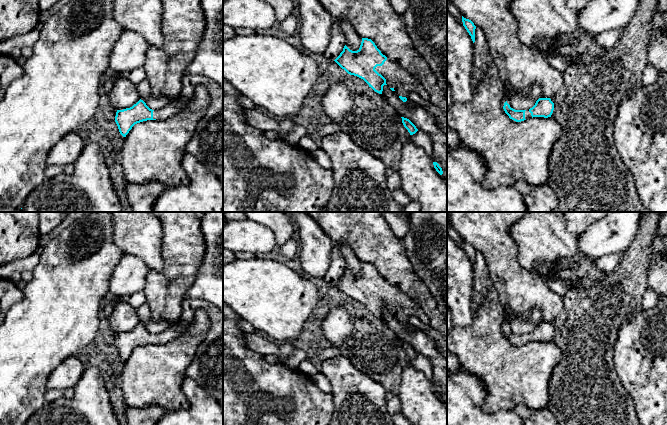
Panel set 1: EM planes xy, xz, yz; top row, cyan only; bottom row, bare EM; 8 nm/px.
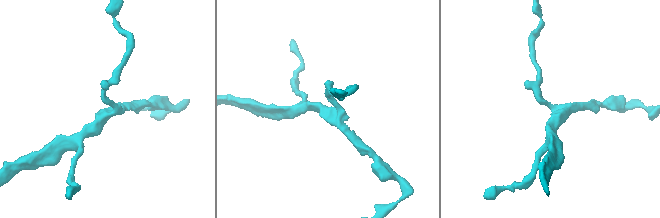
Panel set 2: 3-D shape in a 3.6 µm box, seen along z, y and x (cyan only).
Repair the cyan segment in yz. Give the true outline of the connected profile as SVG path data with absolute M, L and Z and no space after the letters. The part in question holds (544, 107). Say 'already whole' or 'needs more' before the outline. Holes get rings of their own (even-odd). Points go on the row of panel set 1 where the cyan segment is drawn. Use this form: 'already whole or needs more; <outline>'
needs more; M539 98L529 110L515 110L506 101L503 109L510 119L521 122L533 117L551 117L554 110L554 103L550 98Z

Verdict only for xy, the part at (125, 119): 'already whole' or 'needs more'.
needs more

